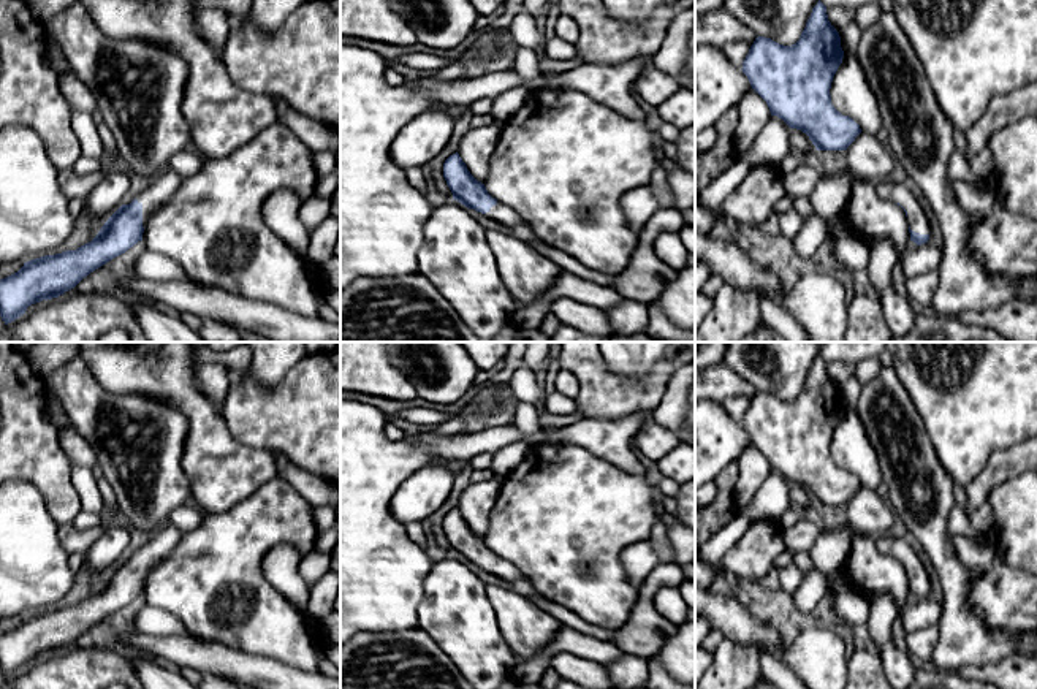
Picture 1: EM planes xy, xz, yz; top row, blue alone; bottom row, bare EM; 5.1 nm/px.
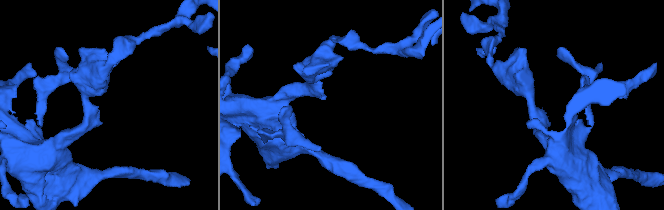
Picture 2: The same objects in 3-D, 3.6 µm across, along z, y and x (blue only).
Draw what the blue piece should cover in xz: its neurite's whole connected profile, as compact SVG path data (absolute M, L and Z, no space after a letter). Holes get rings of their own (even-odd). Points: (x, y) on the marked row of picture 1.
M458 152L445 160L443 177L453 193L453 200L465 207L475 209L477 212L508 226L526 223L513 207L497 201L488 193L484 184L478 182L470 174Z

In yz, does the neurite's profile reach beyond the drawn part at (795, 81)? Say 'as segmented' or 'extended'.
as segmented

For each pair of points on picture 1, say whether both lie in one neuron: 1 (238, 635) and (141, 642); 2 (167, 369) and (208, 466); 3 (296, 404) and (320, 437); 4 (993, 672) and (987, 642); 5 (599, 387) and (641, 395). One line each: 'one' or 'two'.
1: two
2: one
3: one
4: two
5: one

